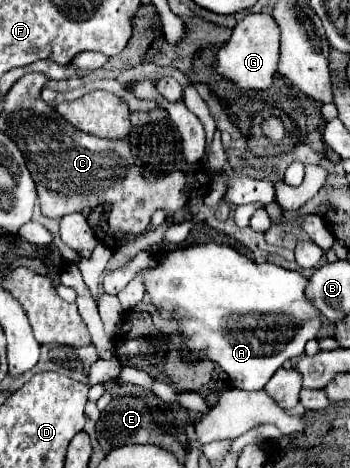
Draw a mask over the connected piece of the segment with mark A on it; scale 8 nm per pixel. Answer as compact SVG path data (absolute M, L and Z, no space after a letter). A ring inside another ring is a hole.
M193 245L167 253L161 261L151 261L151 273L147 275L147 293L163 317L175 317L181 321L181 333L187 339L187 349L193 351L195 359L209 357L229 375L237 389L257 391L263 389L271 375L291 357L303 355L303 347L309 339L317 339L323 323L321 313L305 295L309 283L297 271L283 269L273 263L257 265L251 259L239 255L235 249L225 245Z

